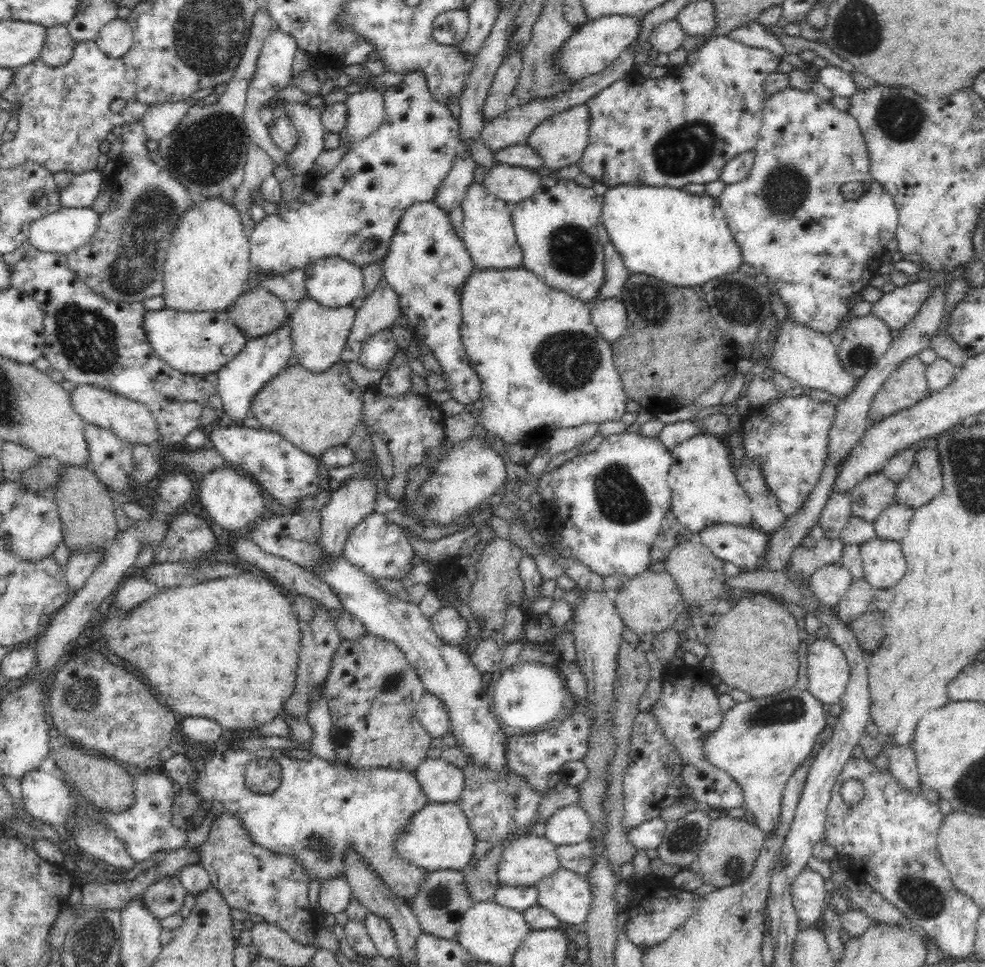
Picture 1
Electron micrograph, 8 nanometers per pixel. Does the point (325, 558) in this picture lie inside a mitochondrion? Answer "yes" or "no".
no

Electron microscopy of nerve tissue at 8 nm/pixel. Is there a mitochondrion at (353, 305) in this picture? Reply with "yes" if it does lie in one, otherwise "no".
no

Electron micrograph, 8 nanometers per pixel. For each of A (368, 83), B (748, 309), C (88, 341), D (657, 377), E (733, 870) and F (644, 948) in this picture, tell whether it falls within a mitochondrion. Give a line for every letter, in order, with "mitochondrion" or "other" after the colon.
A: other
B: mitochondrion
C: mitochondrion
D: other
E: mitochondrion
F: other

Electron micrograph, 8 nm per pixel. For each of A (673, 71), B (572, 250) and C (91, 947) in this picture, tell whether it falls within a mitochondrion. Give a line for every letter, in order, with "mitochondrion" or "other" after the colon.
A: other
B: mitochondrion
C: mitochondrion

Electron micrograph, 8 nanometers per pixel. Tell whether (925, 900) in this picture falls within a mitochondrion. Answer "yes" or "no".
yes

